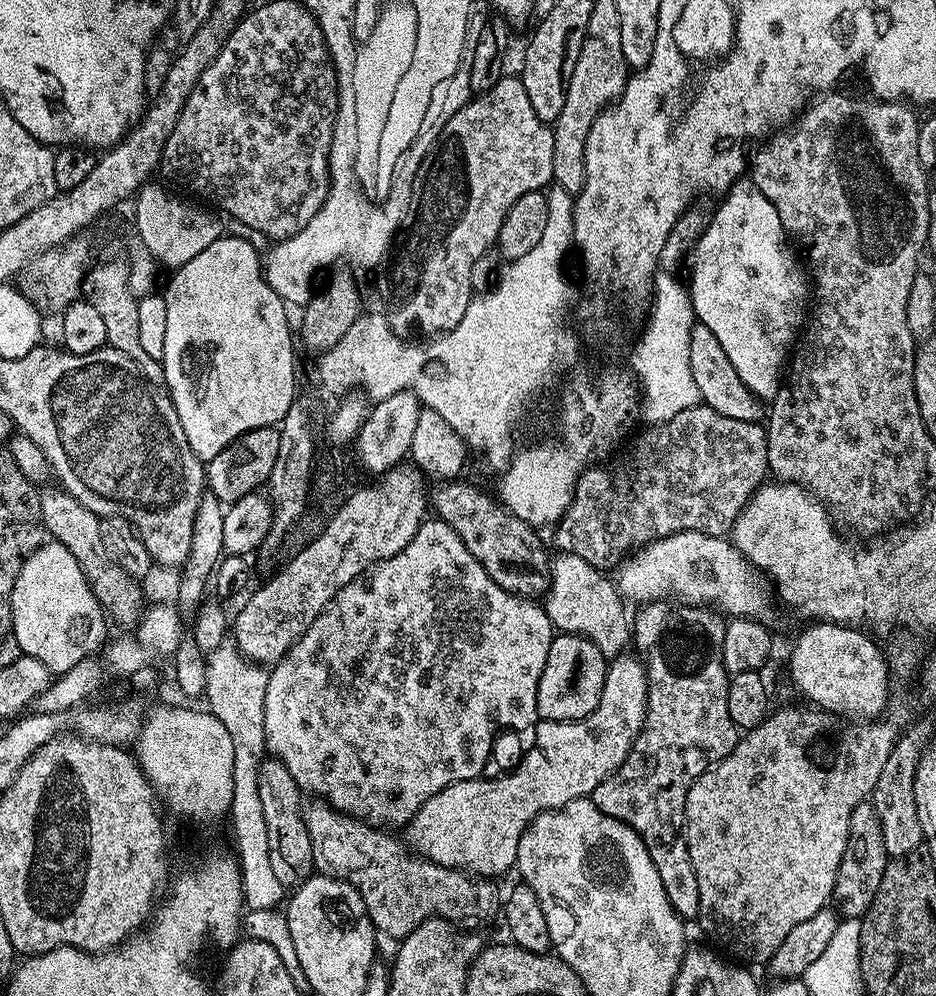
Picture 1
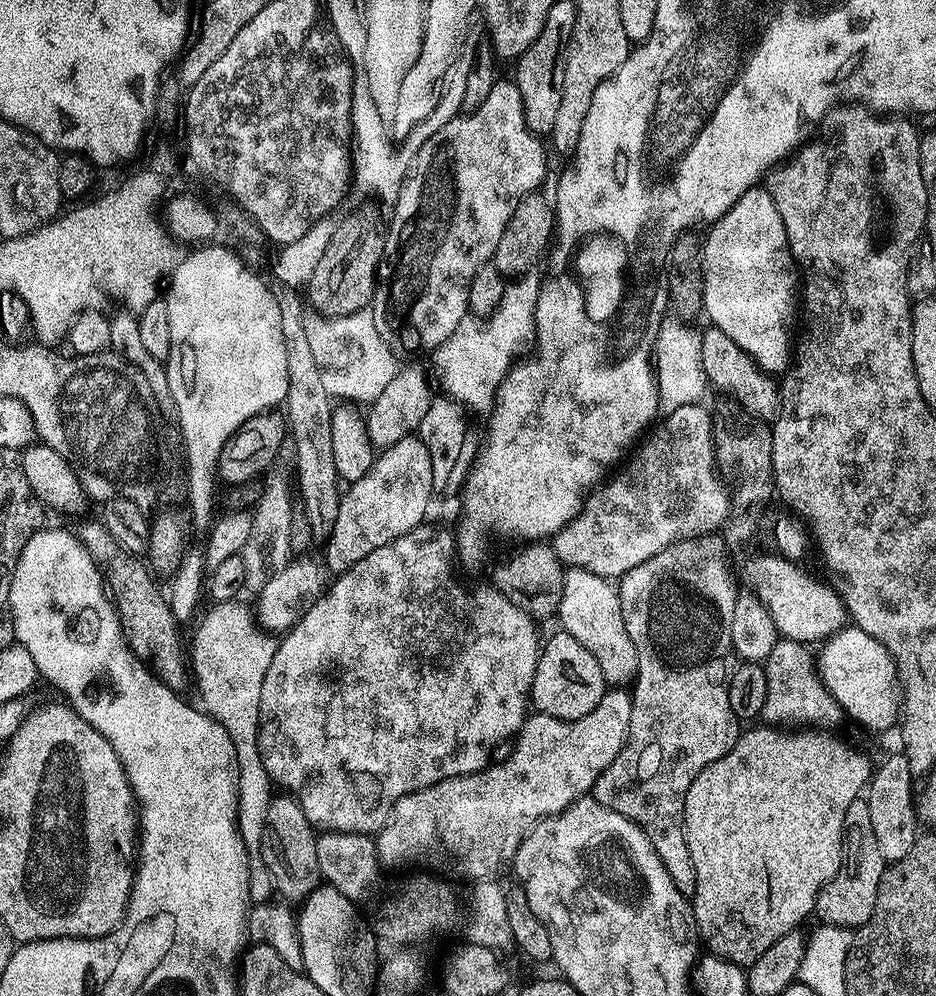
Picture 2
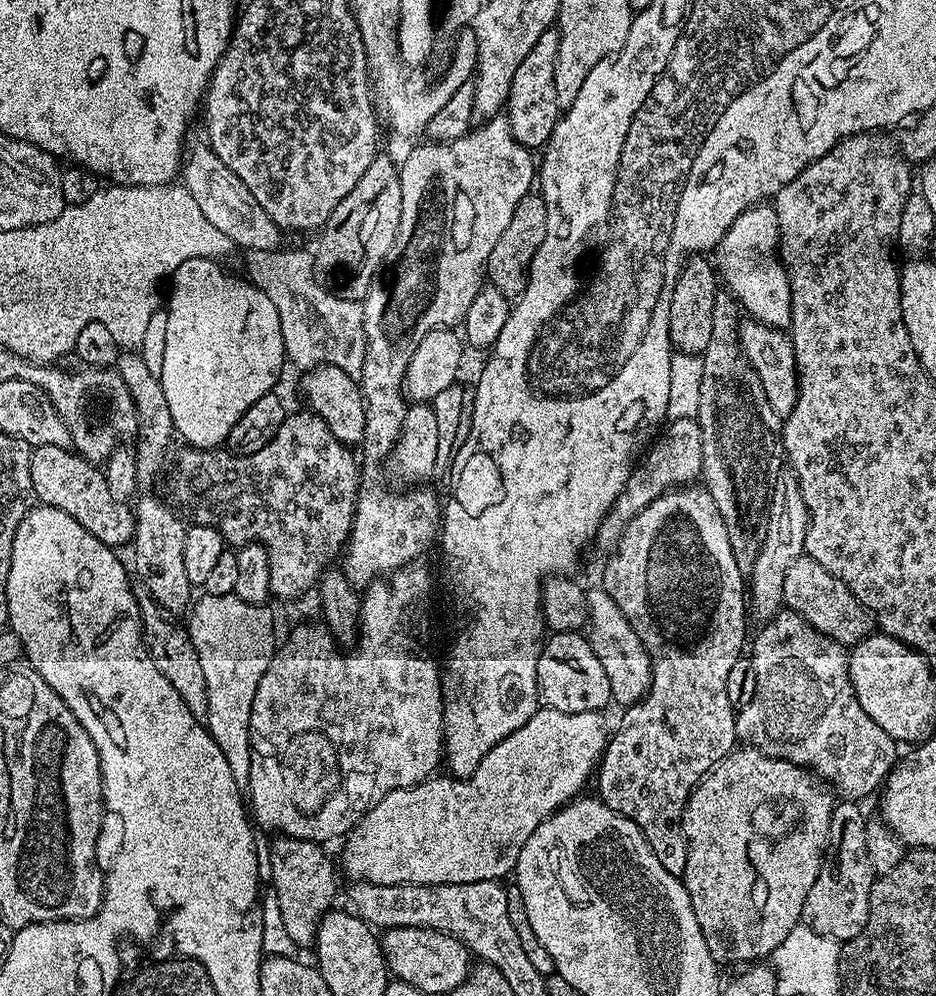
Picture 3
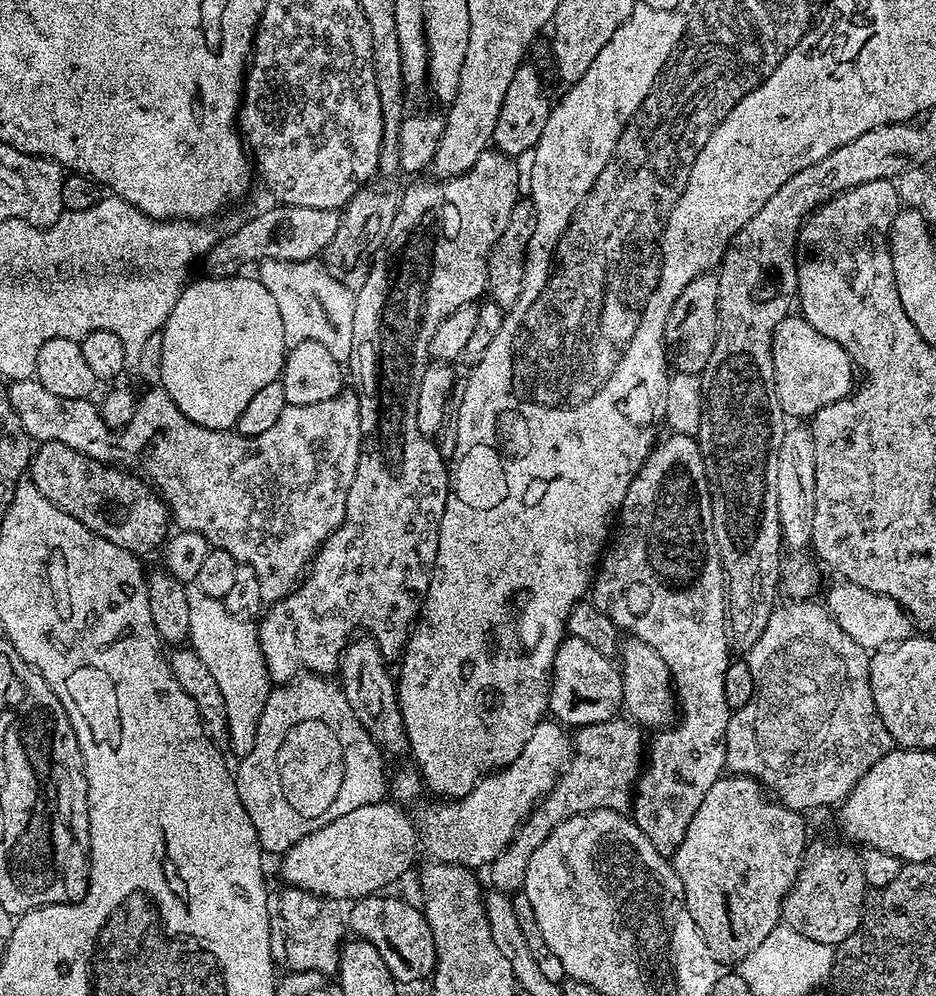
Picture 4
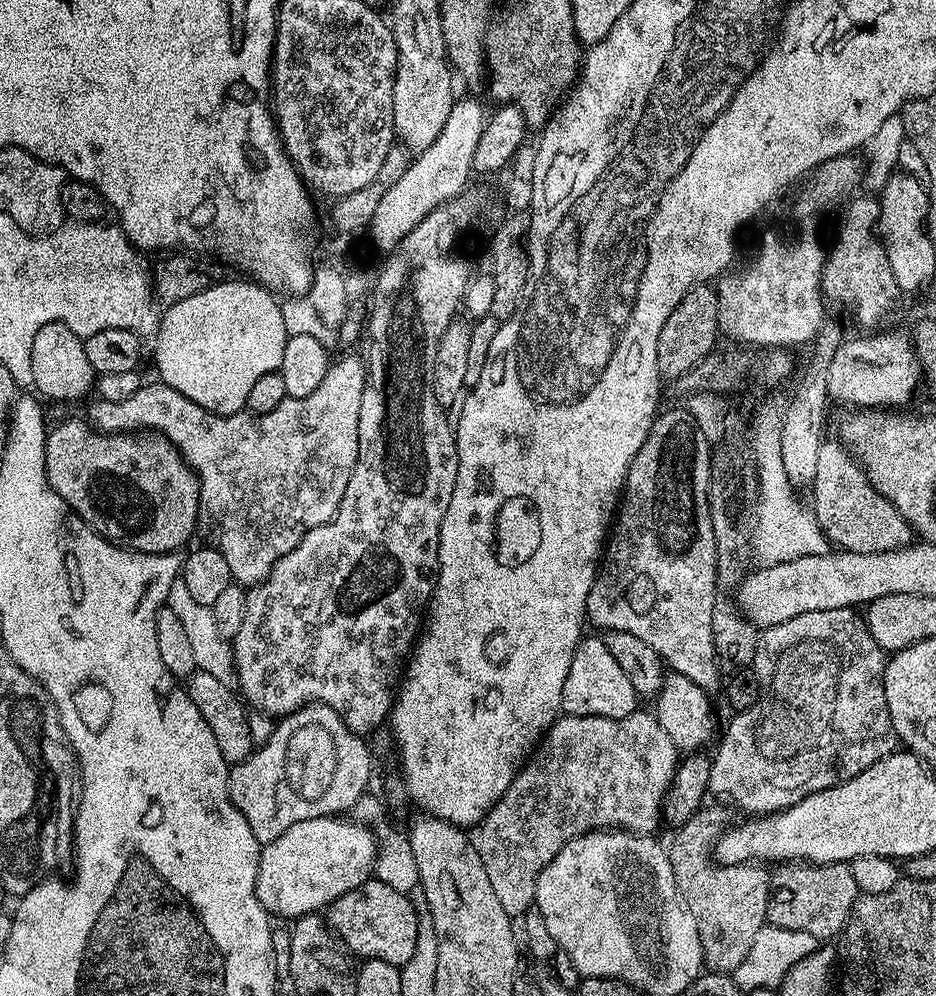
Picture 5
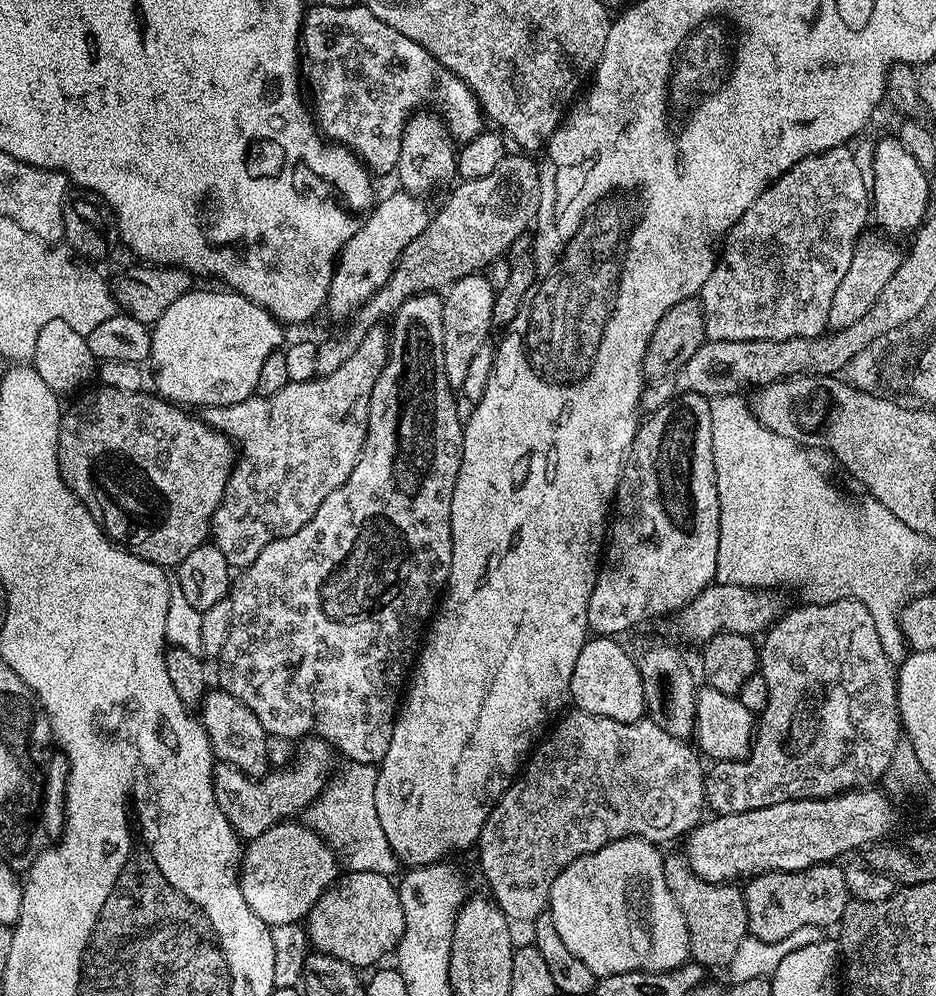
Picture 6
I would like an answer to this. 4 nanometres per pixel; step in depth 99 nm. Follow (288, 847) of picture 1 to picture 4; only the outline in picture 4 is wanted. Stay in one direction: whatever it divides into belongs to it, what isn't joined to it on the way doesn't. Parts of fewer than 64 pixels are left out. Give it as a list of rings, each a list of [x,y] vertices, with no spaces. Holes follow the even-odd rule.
[[[284,886],[281,889],[280,901],[277,904],[275,901],[274,908],[280,911],[278,928],[285,942],[284,964],[294,972],[317,972],[335,977],[340,971],[340,950],[346,940],[346,912],[341,901],[302,888]]]

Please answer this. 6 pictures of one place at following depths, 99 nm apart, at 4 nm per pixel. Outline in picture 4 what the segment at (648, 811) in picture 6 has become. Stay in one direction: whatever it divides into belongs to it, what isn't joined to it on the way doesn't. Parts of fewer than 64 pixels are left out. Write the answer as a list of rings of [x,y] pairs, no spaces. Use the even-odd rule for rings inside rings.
[[[628,718],[607,720],[575,729],[572,758],[557,776],[556,785],[520,825],[520,831],[505,852],[498,854],[498,858],[490,865],[491,887],[495,891],[515,894],[523,889],[530,854],[538,850],[540,843],[556,829],[560,821],[599,808],[622,813],[631,809],[636,781],[640,778],[646,760],[646,736],[644,740],[643,734],[641,725]]]

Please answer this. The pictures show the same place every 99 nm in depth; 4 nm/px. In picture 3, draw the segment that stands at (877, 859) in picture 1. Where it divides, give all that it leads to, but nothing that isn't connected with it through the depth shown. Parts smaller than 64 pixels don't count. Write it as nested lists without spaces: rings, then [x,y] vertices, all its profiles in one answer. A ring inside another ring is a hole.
[[[849,798],[841,799],[833,807],[828,835],[830,851],[825,855],[818,878],[814,878],[814,886],[810,886],[810,894],[806,894],[804,903],[803,923],[810,930],[837,942],[852,940],[862,934],[870,914],[870,890],[874,873],[866,846],[868,820],[859,807],[861,805],[857,801]]]

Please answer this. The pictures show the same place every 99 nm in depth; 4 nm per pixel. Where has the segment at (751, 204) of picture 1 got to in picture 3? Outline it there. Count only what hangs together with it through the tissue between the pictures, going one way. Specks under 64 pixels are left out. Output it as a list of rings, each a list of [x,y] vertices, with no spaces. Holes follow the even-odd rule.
[[[768,202],[758,203],[742,214],[738,214],[738,218],[734,218],[730,230],[726,230],[726,234],[714,249],[714,267],[723,287],[725,284],[729,288],[725,289],[743,311],[744,308],[748,311],[747,315],[751,319],[761,324],[768,324],[772,328],[784,330],[792,322],[792,291],[788,281],[788,272],[780,263],[780,257],[777,255],[779,242],[780,227],[778,226],[775,207]]]

